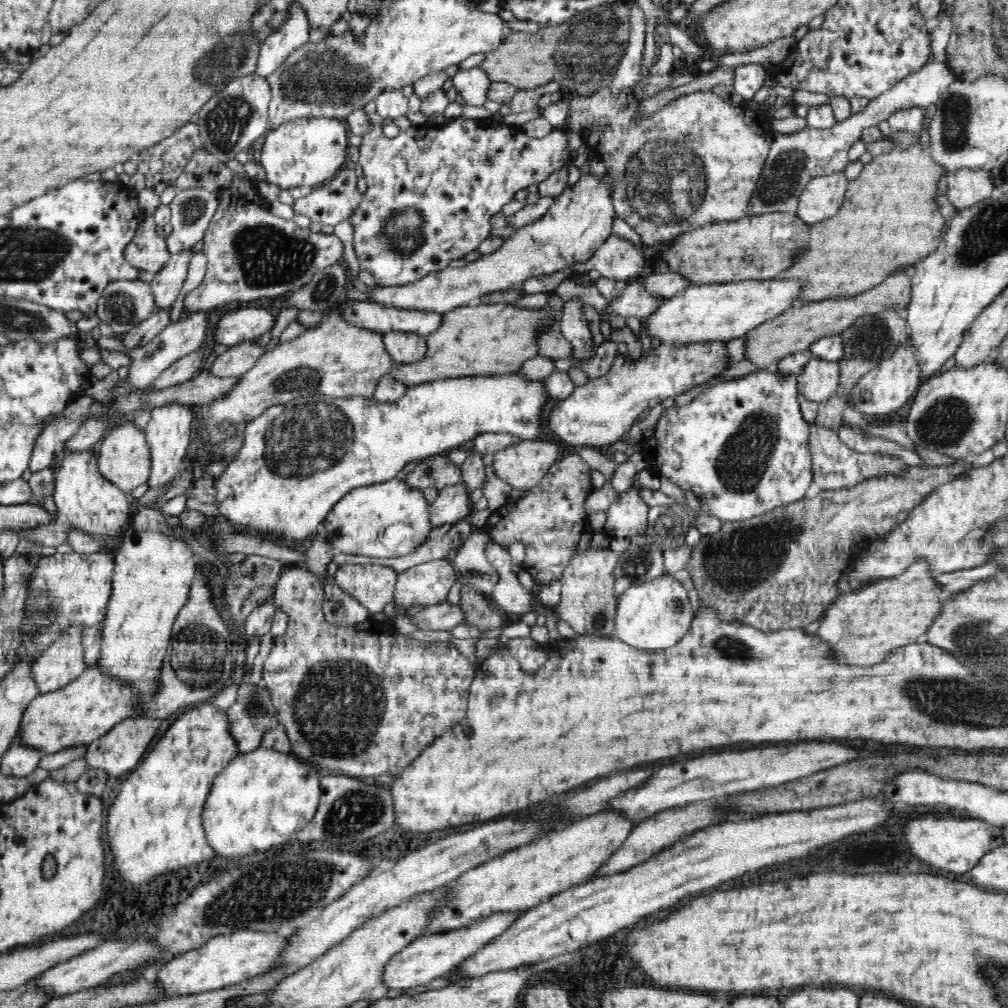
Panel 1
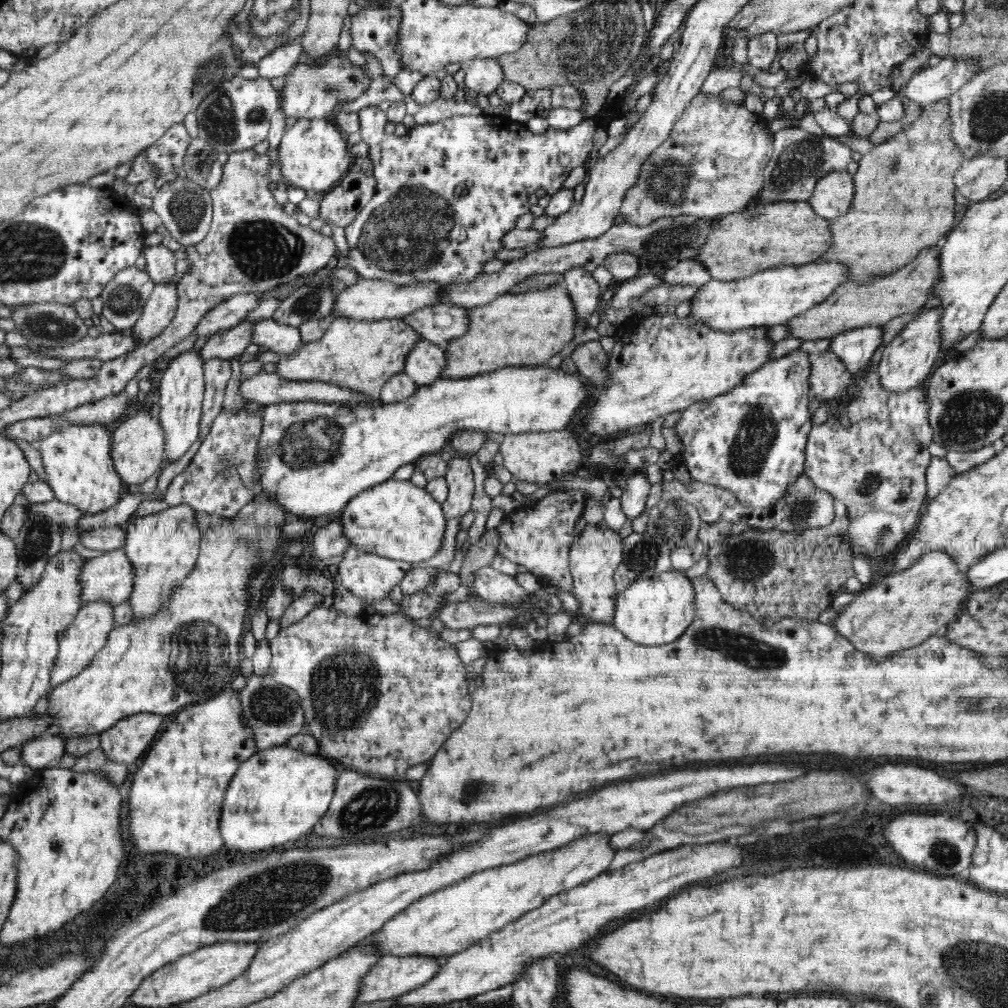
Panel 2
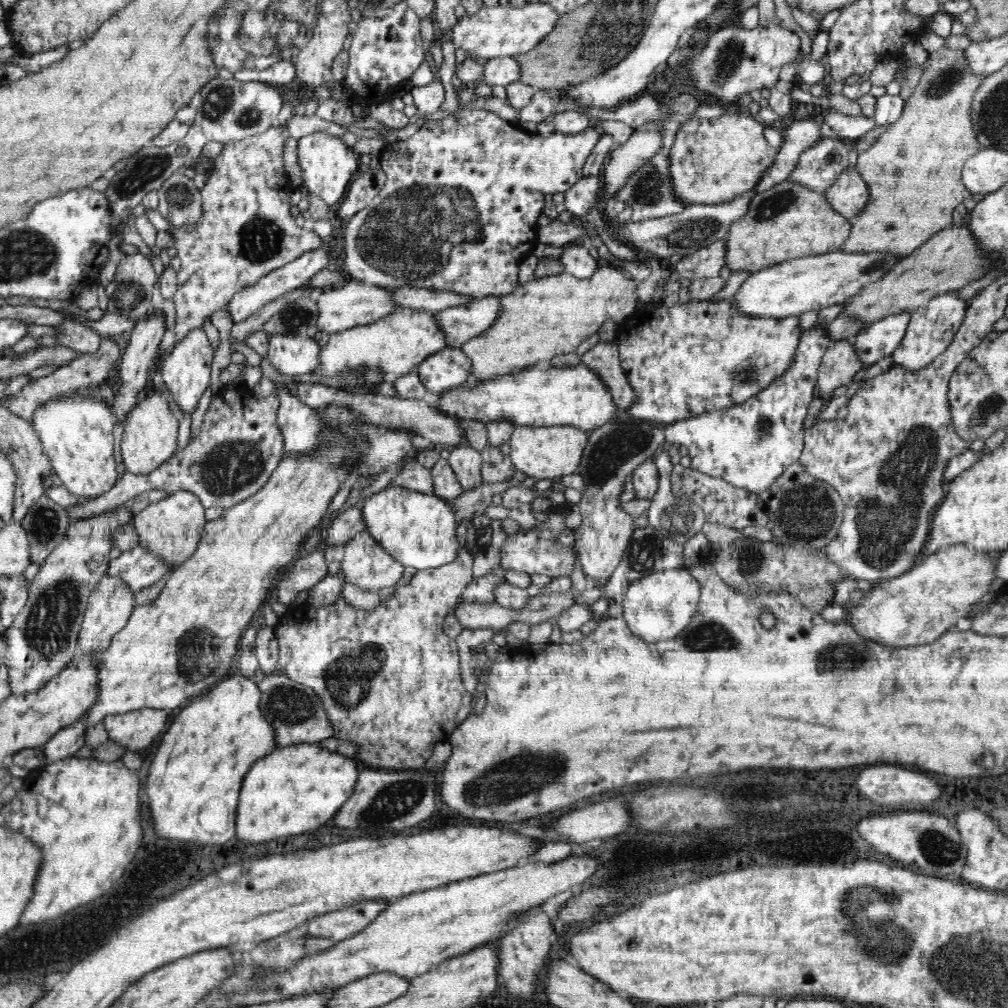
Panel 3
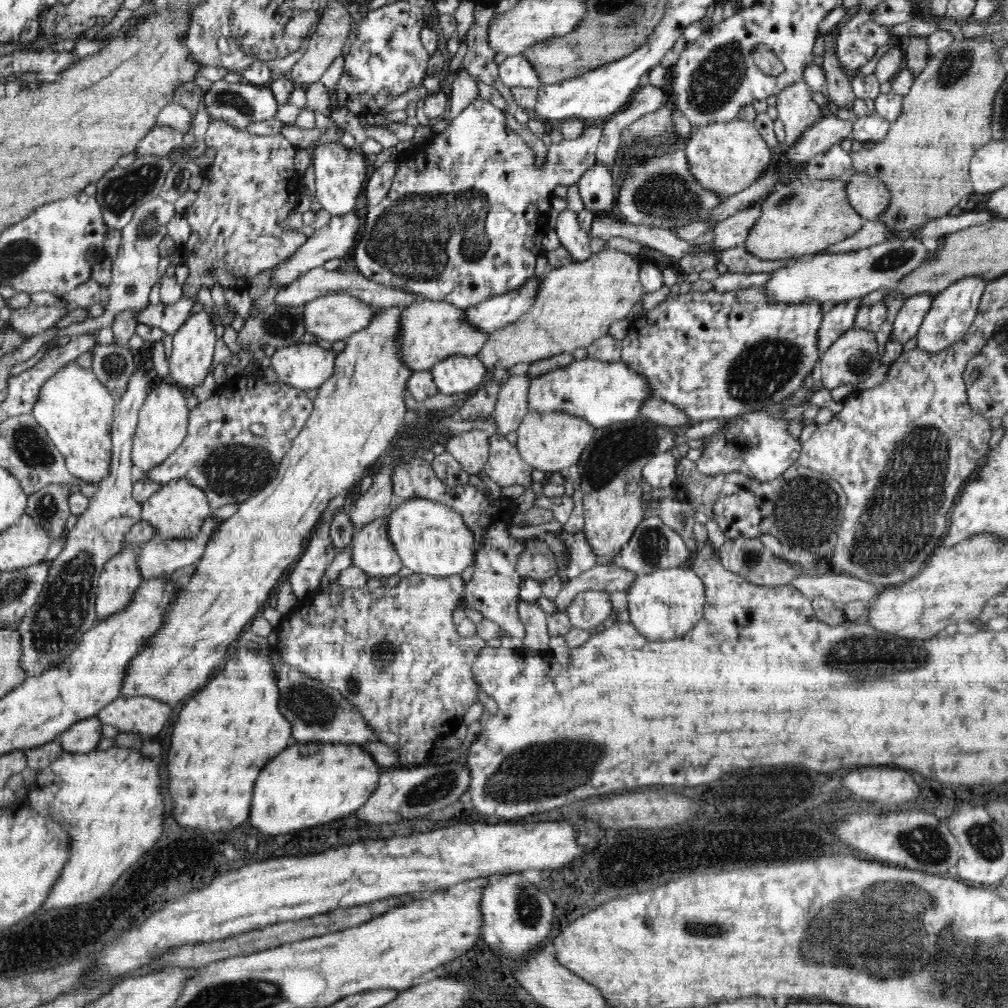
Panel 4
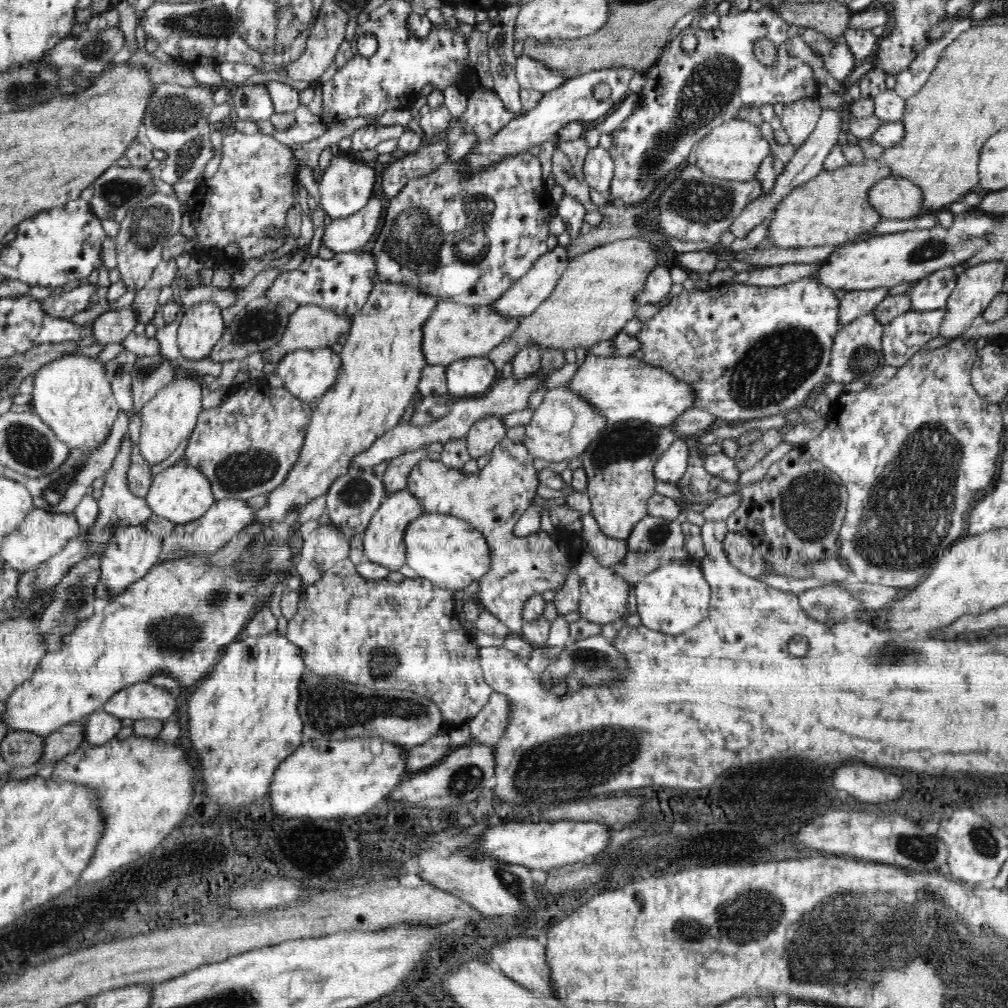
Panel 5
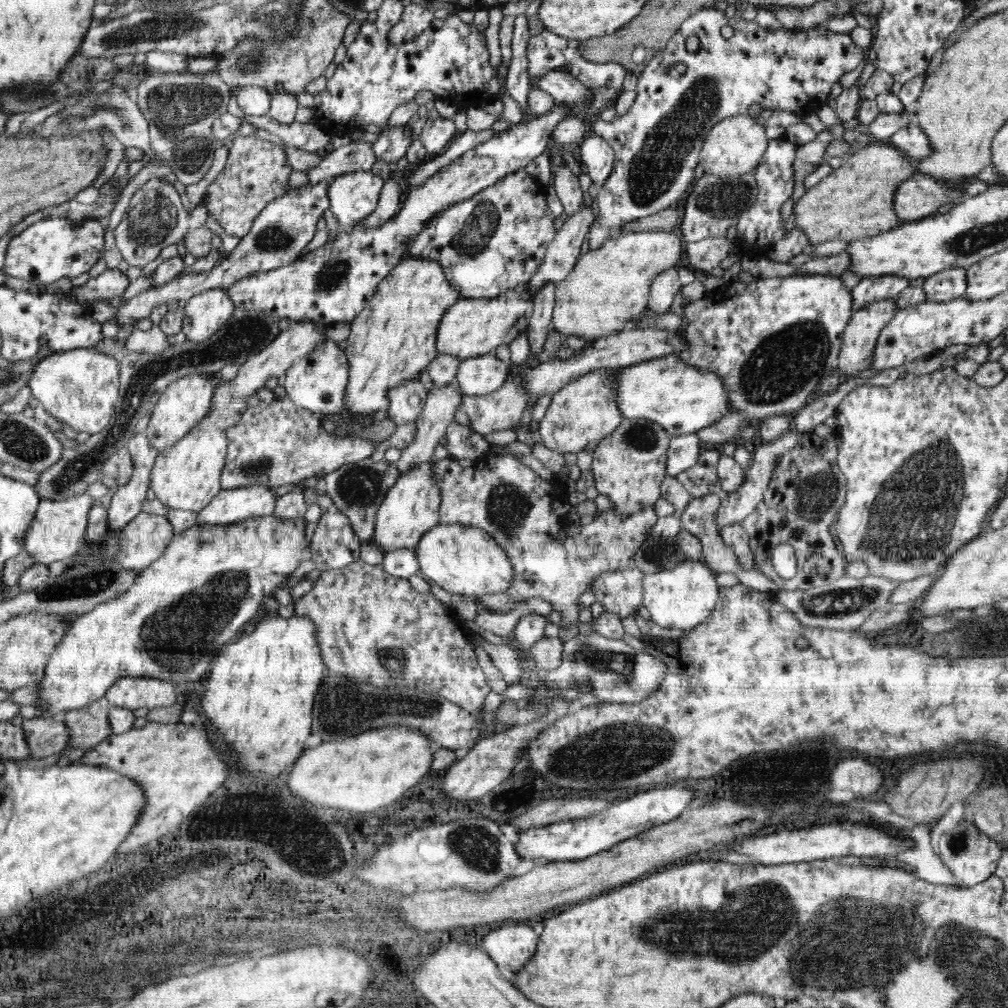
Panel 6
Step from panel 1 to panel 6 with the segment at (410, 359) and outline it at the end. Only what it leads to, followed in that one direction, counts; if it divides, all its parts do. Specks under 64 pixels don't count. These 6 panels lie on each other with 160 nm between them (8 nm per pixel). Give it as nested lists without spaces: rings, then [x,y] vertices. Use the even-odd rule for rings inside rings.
[[[494,354],[468,358],[459,364],[455,382],[463,394],[484,396],[498,390],[508,378],[509,364]]]

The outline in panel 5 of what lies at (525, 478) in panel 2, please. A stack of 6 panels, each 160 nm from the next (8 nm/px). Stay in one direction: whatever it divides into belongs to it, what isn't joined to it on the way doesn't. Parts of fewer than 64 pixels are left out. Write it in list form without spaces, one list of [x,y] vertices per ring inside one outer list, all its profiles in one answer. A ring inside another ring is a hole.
[[[560,386],[544,394],[541,404],[533,412],[531,422],[525,426],[523,443],[533,458],[538,460],[546,460],[549,463],[572,461],[587,450],[606,429],[608,423],[608,419],[602,417],[595,406],[569,390],[567,386]]]

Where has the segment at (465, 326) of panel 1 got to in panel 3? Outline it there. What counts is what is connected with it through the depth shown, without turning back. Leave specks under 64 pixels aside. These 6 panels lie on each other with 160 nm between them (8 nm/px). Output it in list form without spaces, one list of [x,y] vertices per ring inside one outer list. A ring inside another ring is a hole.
[[[601,261],[590,279],[578,280],[564,271],[520,285],[512,294],[500,297],[500,314],[494,326],[461,345],[462,353],[470,359],[471,374],[485,381],[545,365],[558,355],[575,351],[606,320],[622,324],[635,311],[639,284]]]

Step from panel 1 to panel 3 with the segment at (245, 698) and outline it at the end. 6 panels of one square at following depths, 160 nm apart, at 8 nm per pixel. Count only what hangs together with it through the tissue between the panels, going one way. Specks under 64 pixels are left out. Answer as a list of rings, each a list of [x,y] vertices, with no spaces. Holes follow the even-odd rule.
[[[280,672],[259,676],[256,683],[261,692],[258,706],[267,721],[275,728],[276,748],[298,743],[317,744],[325,738],[333,737],[333,724],[329,723],[323,702],[314,689],[308,688],[305,684],[298,684]]]

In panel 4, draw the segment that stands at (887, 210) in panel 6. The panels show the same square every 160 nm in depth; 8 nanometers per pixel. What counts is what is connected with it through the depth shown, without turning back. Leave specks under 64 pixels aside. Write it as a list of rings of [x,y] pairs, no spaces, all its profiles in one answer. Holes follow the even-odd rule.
[[[804,174],[780,185],[761,204],[761,215],[751,226],[742,244],[745,250],[760,260],[795,260],[816,255],[856,234],[863,223],[861,216],[847,201],[845,188],[848,179],[849,174],[836,180],[816,180]]]

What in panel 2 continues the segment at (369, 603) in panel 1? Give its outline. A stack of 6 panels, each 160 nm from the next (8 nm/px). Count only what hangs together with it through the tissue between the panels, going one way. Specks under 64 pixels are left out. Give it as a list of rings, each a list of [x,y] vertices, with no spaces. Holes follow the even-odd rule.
[[[390,478],[357,494],[340,513],[343,533],[351,545],[338,565],[337,578],[368,603],[384,600],[414,563],[434,558],[443,543],[447,519],[441,504],[412,481]]]

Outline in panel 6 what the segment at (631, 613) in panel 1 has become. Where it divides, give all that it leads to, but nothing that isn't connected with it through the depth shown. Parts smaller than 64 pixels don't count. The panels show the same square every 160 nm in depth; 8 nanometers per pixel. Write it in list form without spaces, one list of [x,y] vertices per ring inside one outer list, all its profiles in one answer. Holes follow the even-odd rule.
[[[684,561],[643,578],[643,606],[654,624],[670,630],[687,630],[702,624],[716,606],[719,587],[717,573],[703,561]]]

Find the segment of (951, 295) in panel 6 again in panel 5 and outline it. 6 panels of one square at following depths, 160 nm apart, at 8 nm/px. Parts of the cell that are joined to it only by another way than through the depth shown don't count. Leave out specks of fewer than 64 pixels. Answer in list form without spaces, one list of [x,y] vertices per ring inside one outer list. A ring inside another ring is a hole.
[[[952,267],[937,270],[920,280],[911,291],[912,311],[932,311],[944,309],[958,283],[958,274]]]

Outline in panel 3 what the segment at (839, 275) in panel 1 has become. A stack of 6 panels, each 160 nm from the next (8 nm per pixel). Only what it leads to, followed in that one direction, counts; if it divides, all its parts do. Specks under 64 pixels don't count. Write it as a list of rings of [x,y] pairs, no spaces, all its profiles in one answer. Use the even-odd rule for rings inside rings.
[[[944,46],[930,53],[920,83],[913,94],[905,100],[900,118],[887,126],[887,130],[879,134],[875,143],[870,146],[870,148],[858,155],[856,169],[866,181],[869,197],[867,198],[866,206],[853,219],[849,219],[849,223],[851,224],[850,232],[848,238],[843,242],[840,248],[843,252],[891,252],[892,254],[897,254],[897,256],[902,256],[902,258],[906,257],[912,254],[919,246],[922,246],[933,234],[936,234],[940,230],[948,229],[955,222],[952,217],[954,208],[965,198],[971,196],[971,192],[963,185],[961,170],[965,162],[981,149],[981,145],[976,140],[976,133],[972,128],[971,102],[973,101],[972,97],[975,91],[978,90],[978,86],[984,82],[984,78],[986,77],[983,74],[974,74],[971,72],[964,51],[965,50],[951,50],[951,48]]]

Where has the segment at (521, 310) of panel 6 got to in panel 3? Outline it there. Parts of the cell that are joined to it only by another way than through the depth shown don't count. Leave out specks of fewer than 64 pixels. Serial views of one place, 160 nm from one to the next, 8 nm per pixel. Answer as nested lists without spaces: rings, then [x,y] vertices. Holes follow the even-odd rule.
[[[400,308],[397,312],[378,320],[376,323],[329,334],[328,344],[320,349],[320,356],[318,356],[320,364],[312,373],[320,374],[326,378],[326,376],[338,376],[344,372],[352,372],[352,370],[379,370],[383,376],[383,382],[393,383],[403,374],[416,371],[417,366],[428,356],[448,348],[446,338],[439,329],[434,314],[436,313],[430,313],[426,310]]]

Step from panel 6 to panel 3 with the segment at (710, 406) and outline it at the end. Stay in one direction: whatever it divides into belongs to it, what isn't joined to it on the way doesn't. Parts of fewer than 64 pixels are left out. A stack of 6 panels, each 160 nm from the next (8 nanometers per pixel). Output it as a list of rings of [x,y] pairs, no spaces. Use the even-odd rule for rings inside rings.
[[[582,362],[565,368],[536,365],[486,379],[477,385],[462,383],[439,395],[437,402],[442,413],[484,425],[506,419],[515,427],[572,426],[587,431],[602,428],[618,419],[618,409],[601,375]]]

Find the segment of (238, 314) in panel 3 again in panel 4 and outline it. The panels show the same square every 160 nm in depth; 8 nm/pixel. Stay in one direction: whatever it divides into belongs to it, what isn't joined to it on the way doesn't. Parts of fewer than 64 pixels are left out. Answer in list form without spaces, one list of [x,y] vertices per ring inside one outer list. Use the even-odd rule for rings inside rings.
[[[352,211],[344,216],[332,217],[329,224],[315,230],[314,233],[307,237],[307,241],[298,247],[298,250],[292,254],[292,256],[284,263],[278,263],[273,268],[271,286],[284,288],[289,284],[299,280],[308,270],[321,266],[332,258],[342,258],[346,256],[346,253],[352,246],[355,246],[356,234],[358,234],[358,228],[362,226],[362,218],[358,216],[356,211]]]

